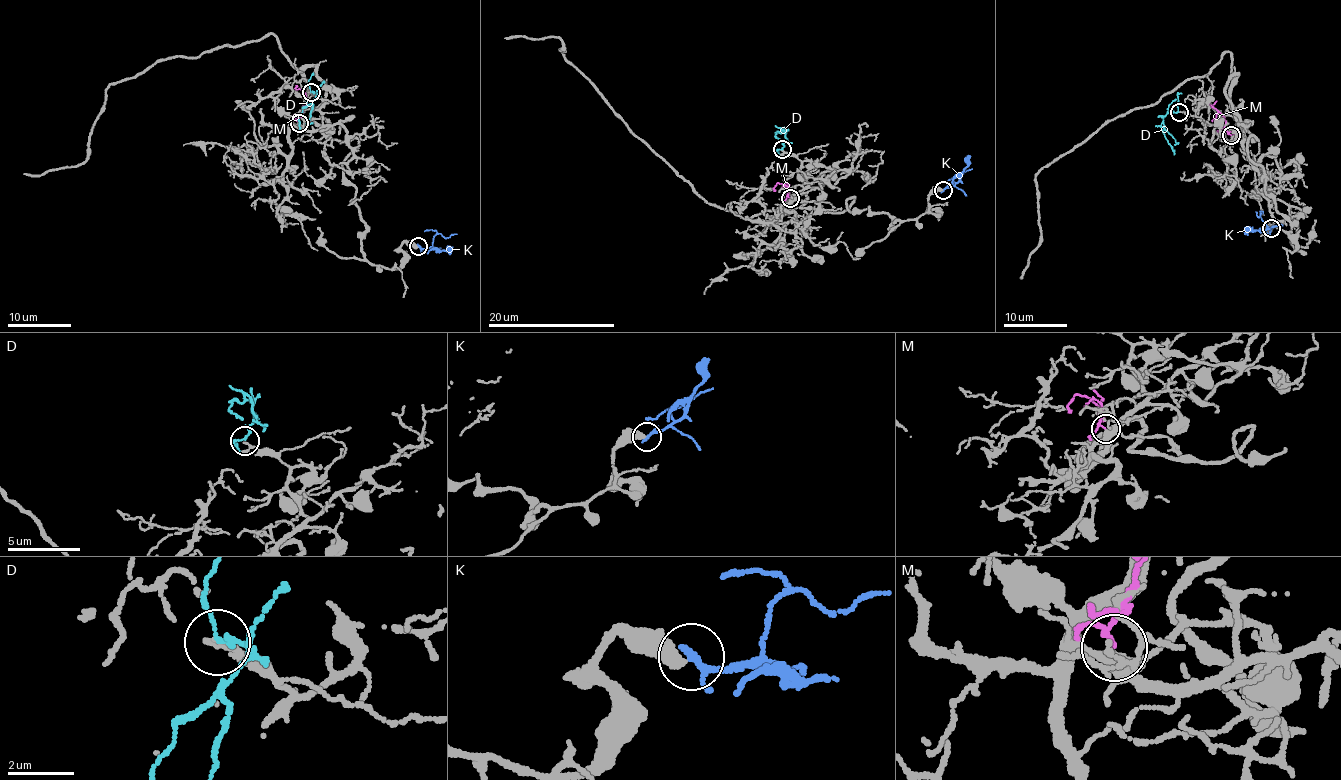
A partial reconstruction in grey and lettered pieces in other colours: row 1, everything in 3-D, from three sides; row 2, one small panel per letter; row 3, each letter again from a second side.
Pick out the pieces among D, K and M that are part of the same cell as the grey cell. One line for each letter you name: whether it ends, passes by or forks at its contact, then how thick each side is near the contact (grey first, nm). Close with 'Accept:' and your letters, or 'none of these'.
D: It passes by. Thickness 200 nm (grey) against 110 nm
Accept: D

